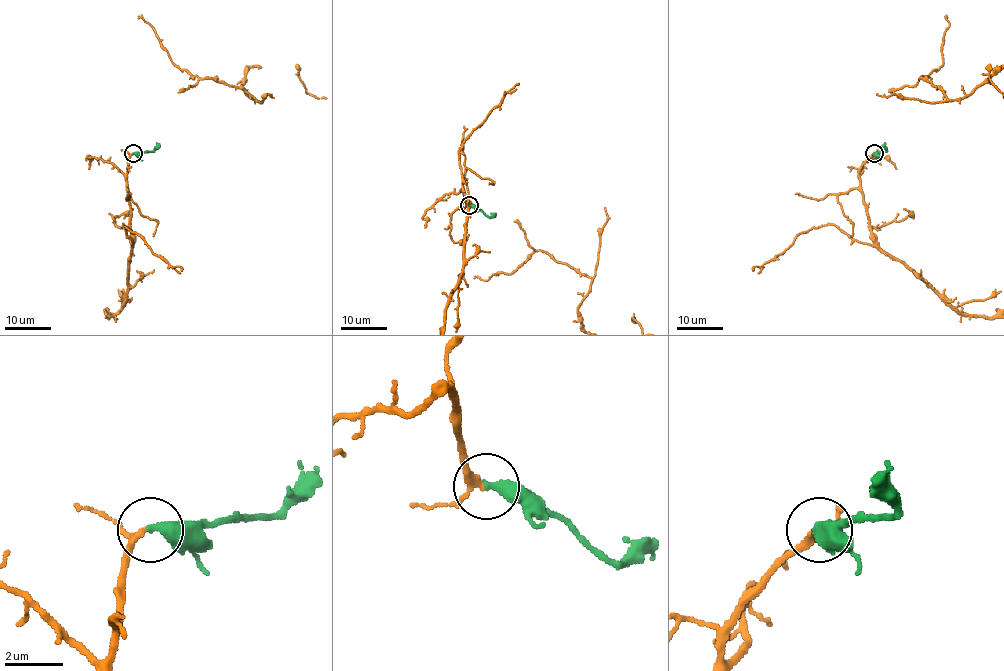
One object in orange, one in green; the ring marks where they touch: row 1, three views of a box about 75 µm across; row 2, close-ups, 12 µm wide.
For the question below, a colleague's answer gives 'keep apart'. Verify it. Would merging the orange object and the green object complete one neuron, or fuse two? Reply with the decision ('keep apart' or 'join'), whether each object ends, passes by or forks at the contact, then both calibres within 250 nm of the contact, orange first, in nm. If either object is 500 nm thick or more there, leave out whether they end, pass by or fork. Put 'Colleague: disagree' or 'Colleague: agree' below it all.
join; orange passes by; green ends; calibres 200 and 420 nm
Colleague: disagree

